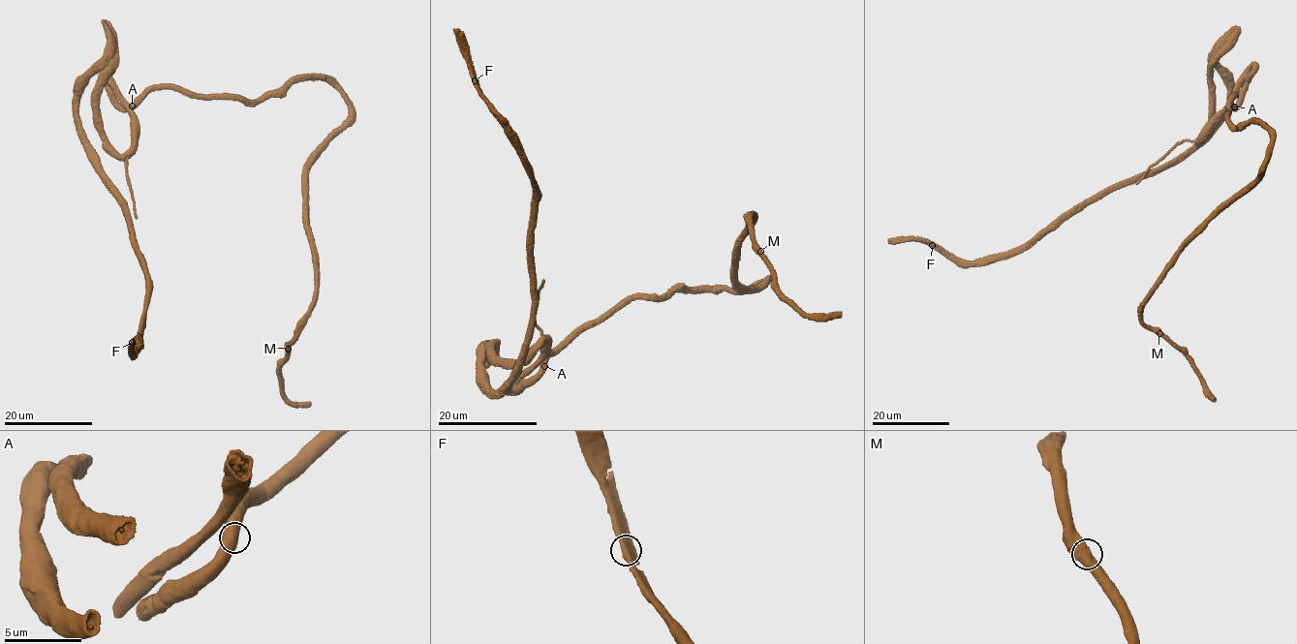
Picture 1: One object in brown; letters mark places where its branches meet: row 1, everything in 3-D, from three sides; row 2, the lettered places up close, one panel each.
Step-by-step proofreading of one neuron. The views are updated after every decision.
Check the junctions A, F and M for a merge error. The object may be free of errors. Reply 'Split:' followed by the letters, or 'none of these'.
Split: none of these

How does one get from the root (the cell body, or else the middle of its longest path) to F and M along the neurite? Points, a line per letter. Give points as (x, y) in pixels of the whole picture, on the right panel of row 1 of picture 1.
F: (1227, 109), (1199, 139), (1212, 65), (1228, 106), (1168, 163), (1101, 191), (1000, 256), (960, 261), (932, 244)
M: (1227, 109), (1235, 97), (1229, 121), (1267, 128), (1267, 163), (1154, 289), (1141, 318), (1159, 333)

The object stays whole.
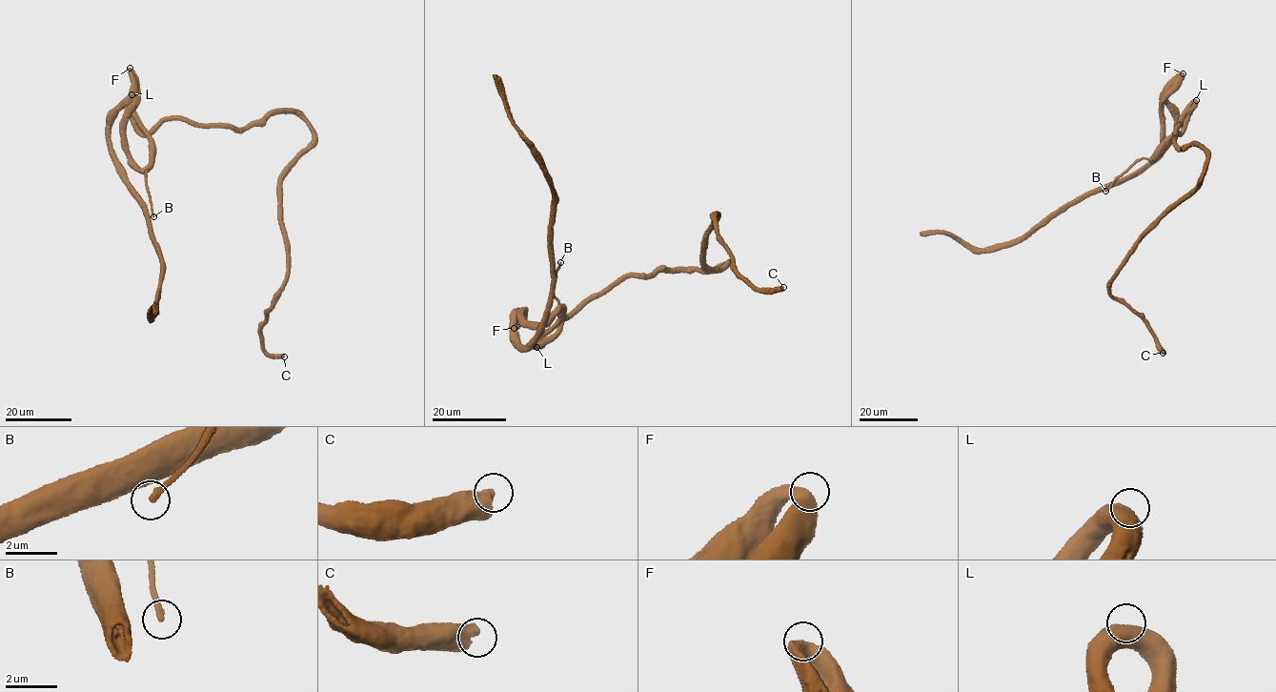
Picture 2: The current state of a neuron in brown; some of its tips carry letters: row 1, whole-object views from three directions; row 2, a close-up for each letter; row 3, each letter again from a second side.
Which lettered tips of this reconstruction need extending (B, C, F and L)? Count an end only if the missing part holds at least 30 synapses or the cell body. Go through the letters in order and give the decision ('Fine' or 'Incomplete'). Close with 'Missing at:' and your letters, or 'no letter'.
B: Fine
C: Incomplete
F: Fine
L: Fine
Missing at: C

